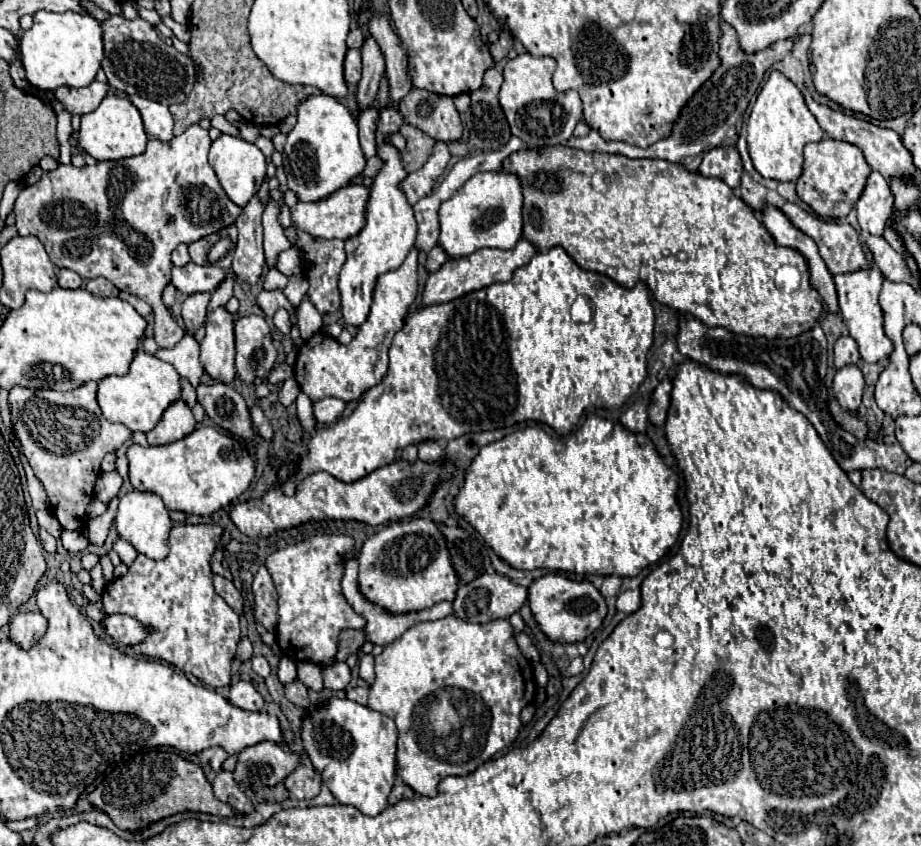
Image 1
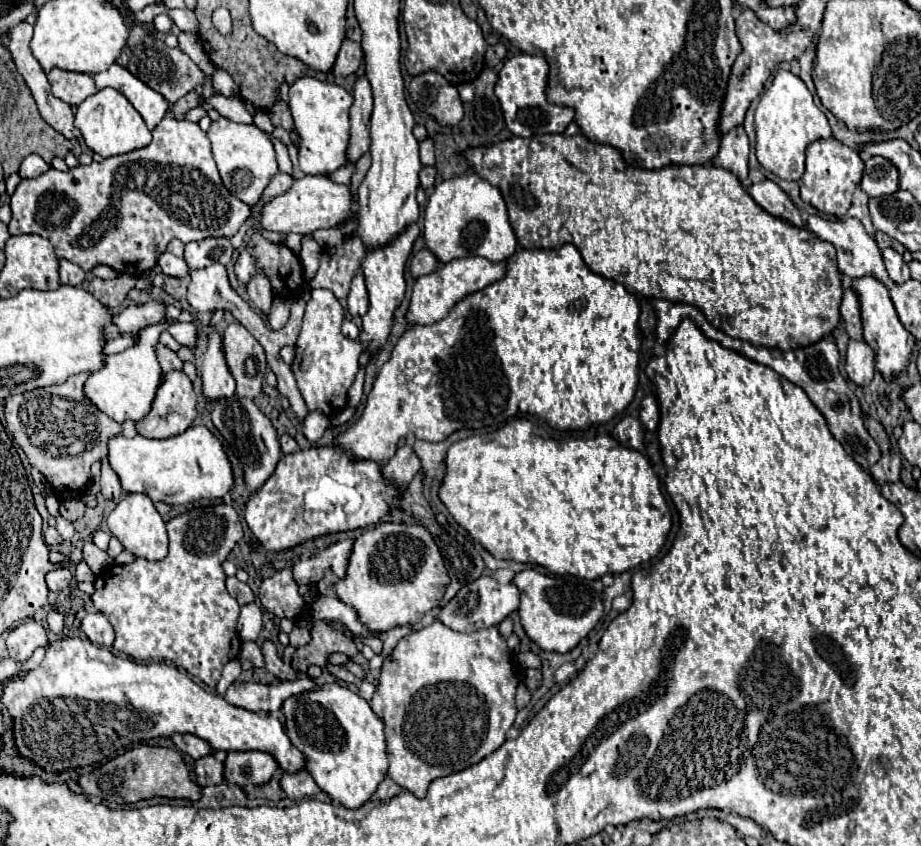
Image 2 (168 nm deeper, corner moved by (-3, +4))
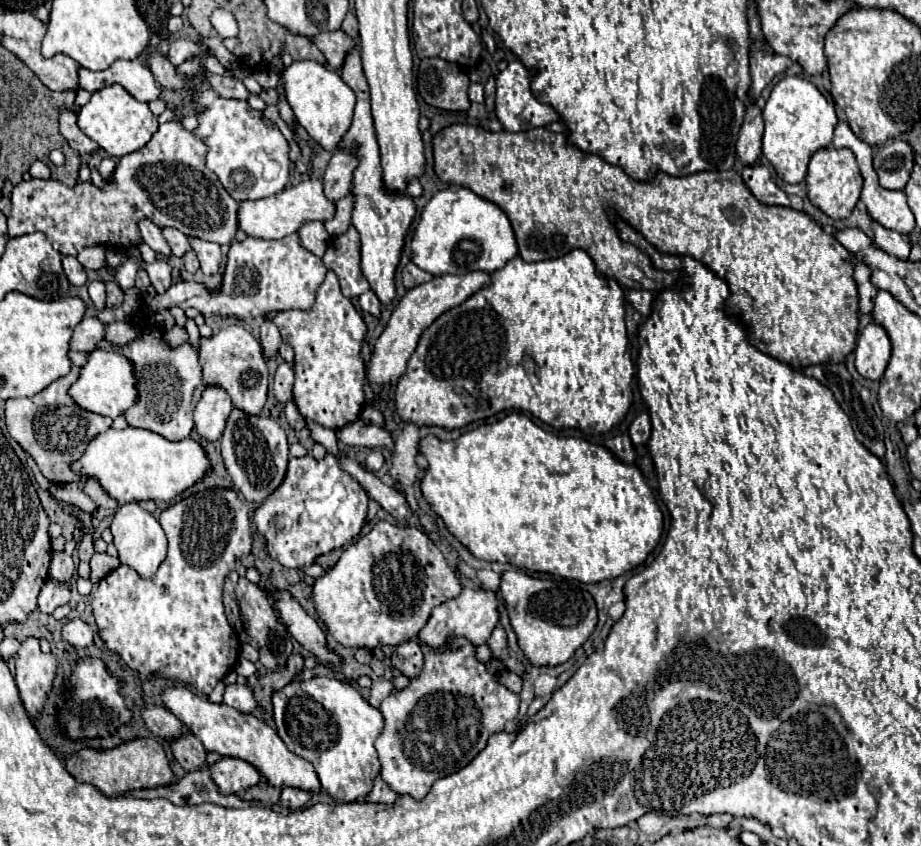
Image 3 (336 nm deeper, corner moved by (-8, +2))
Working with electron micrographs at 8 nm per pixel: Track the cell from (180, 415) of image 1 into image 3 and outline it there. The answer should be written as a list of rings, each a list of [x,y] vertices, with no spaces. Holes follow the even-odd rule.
[[[146,327],[144,337],[140,341],[132,341],[128,347],[118,349],[104,339],[104,343],[100,343],[100,349],[118,351],[134,363],[136,387],[140,387],[140,399],[138,399],[136,407],[132,407],[132,411],[126,411],[128,425],[154,431],[168,441],[182,441],[194,429],[192,413],[194,413],[194,407],[204,389],[202,371],[200,371],[198,355],[188,343],[184,343],[178,349],[168,349],[160,341],[160,335],[162,333],[158,329]]]

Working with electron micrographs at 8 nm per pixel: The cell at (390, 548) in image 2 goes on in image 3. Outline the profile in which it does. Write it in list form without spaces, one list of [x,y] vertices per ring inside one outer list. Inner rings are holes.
[[[380,521],[314,583],[312,599],[338,643],[374,649],[382,645],[394,647],[416,637],[432,609],[458,597],[460,591],[460,581],[424,531]]]

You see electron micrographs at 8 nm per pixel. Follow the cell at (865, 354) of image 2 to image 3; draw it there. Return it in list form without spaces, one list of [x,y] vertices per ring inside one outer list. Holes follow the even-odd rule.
[[[870,323],[856,343],[856,371],[870,381],[878,381],[890,359],[890,339],[880,325]]]

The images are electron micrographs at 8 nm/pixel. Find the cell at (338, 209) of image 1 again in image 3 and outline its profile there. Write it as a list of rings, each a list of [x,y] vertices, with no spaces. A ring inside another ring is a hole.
[[[308,177],[294,187],[288,187],[272,197],[264,197],[258,201],[244,201],[240,203],[240,229],[246,231],[250,237],[260,239],[284,239],[296,233],[308,221],[330,221],[334,219],[336,203],[332,203],[324,195],[324,181],[316,177]]]

